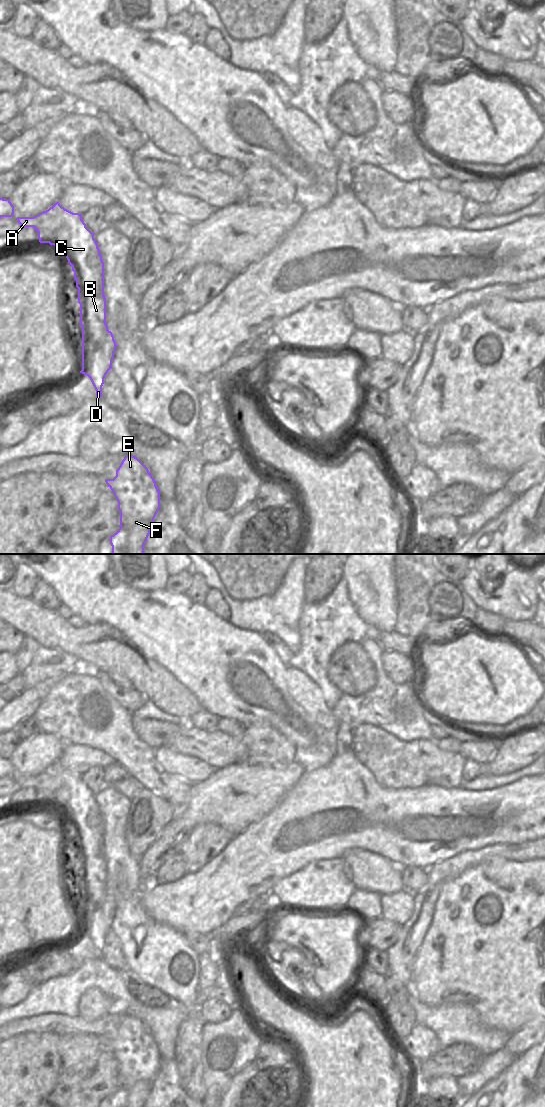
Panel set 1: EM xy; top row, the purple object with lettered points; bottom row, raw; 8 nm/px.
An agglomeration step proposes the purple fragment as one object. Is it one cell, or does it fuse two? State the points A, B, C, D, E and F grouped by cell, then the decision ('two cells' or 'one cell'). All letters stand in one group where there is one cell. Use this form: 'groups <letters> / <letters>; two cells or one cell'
groups A B C / D E F; two cells

